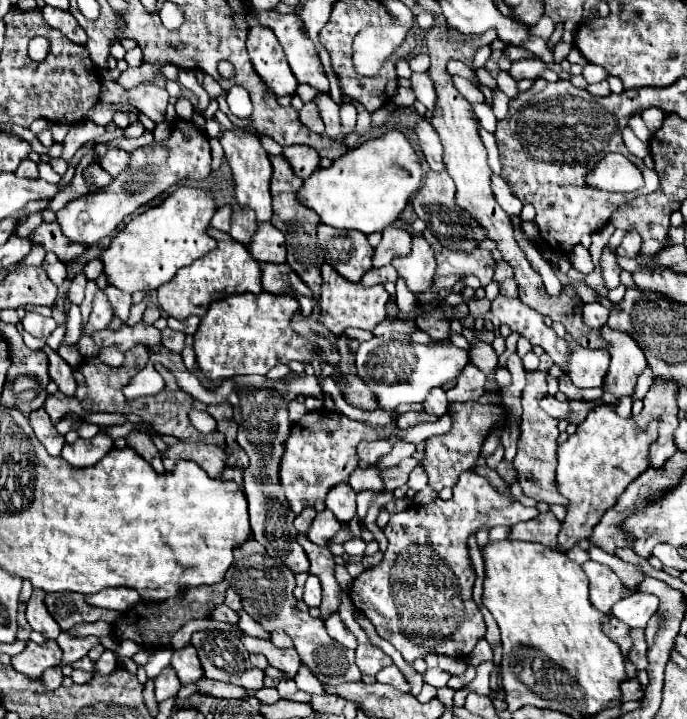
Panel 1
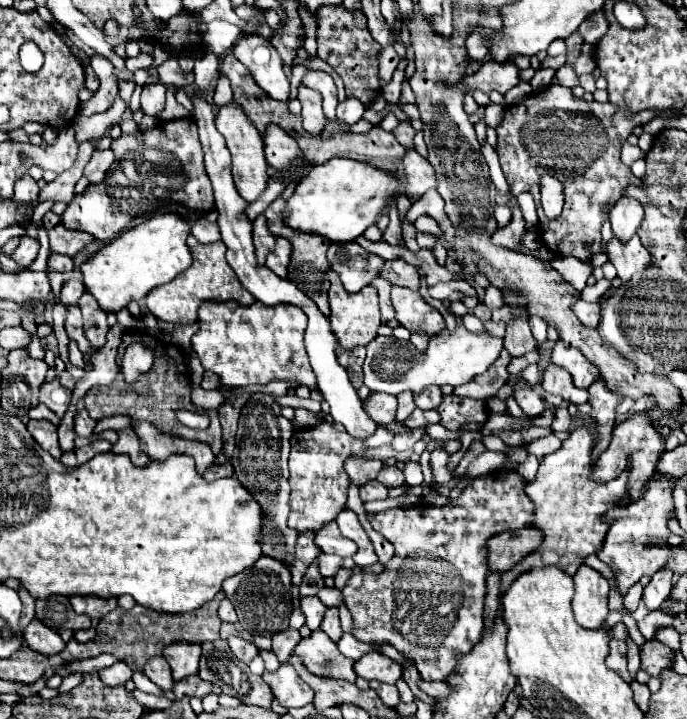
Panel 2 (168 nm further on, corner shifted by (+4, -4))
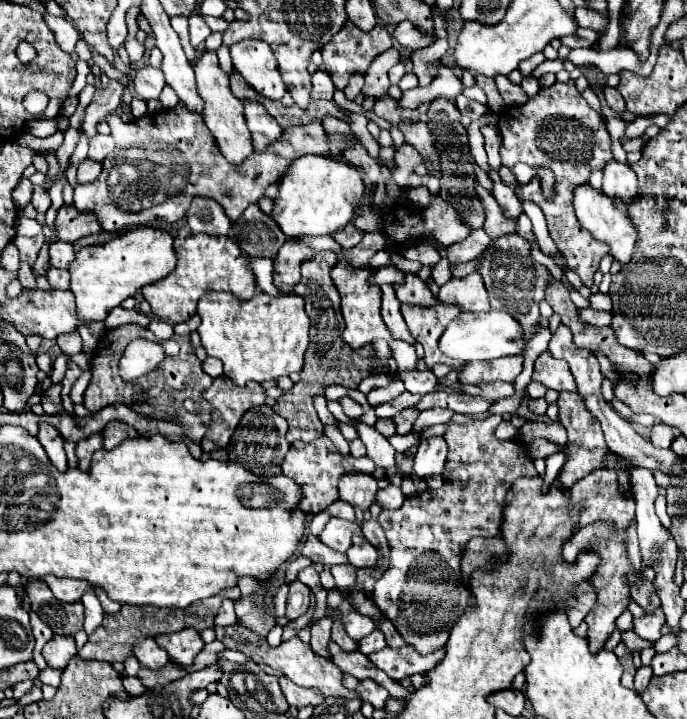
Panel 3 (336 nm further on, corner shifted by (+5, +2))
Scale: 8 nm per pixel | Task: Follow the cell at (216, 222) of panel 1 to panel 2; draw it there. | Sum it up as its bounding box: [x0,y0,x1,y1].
[191,211,221,243]

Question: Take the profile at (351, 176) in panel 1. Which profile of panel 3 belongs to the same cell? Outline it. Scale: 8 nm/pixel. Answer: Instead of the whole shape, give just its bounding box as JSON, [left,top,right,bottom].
[272,155,366,237]

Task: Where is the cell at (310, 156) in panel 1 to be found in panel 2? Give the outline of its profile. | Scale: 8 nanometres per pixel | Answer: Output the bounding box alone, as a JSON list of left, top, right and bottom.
[263,123,301,169]

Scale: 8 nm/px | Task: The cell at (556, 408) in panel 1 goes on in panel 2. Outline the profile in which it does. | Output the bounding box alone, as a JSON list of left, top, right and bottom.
[513,389,545,417]

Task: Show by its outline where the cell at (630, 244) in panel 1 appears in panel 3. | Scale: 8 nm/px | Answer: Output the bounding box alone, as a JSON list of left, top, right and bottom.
[604,161,638,207]

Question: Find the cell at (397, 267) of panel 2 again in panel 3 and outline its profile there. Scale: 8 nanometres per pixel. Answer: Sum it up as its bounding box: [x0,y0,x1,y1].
[394,273,436,307]

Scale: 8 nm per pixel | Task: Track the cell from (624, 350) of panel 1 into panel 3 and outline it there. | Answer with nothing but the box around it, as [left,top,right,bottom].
[558,393,608,489]

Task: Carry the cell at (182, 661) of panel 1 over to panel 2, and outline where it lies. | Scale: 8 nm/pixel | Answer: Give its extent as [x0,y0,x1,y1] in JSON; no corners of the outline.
[163,643,201,679]

